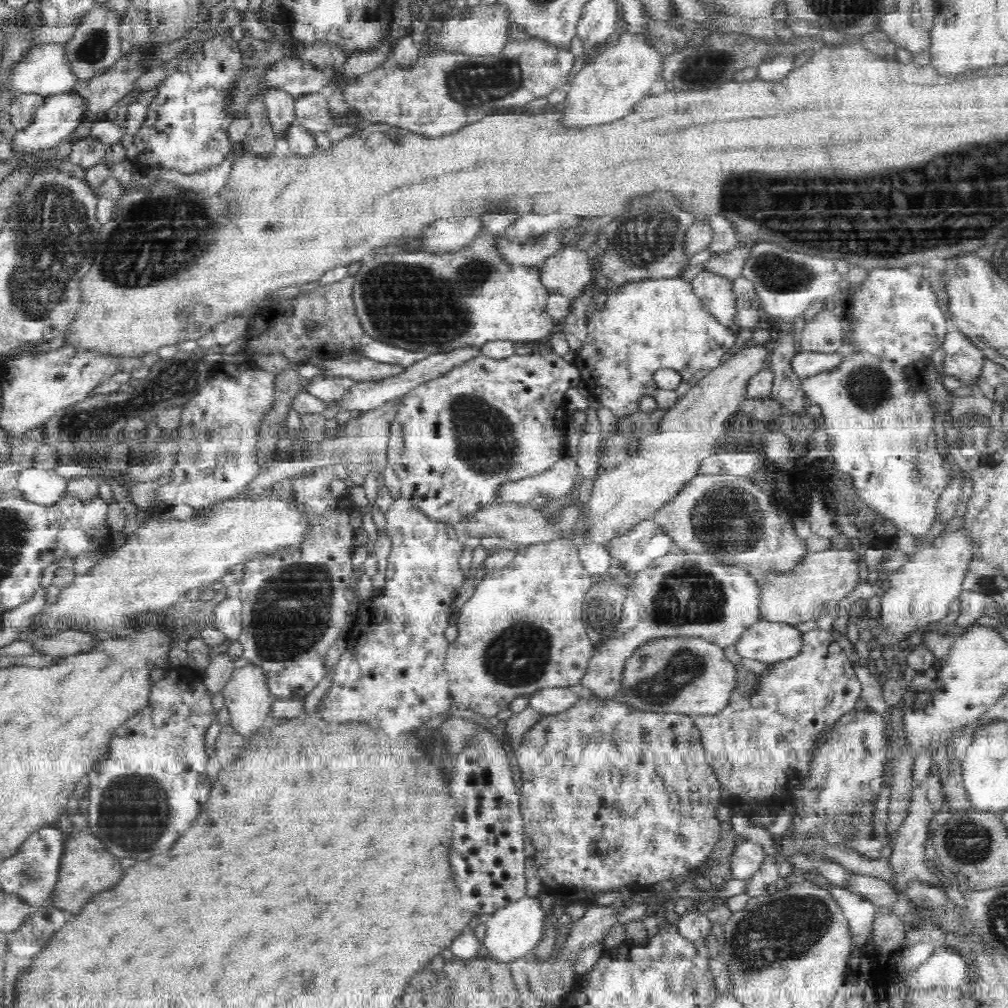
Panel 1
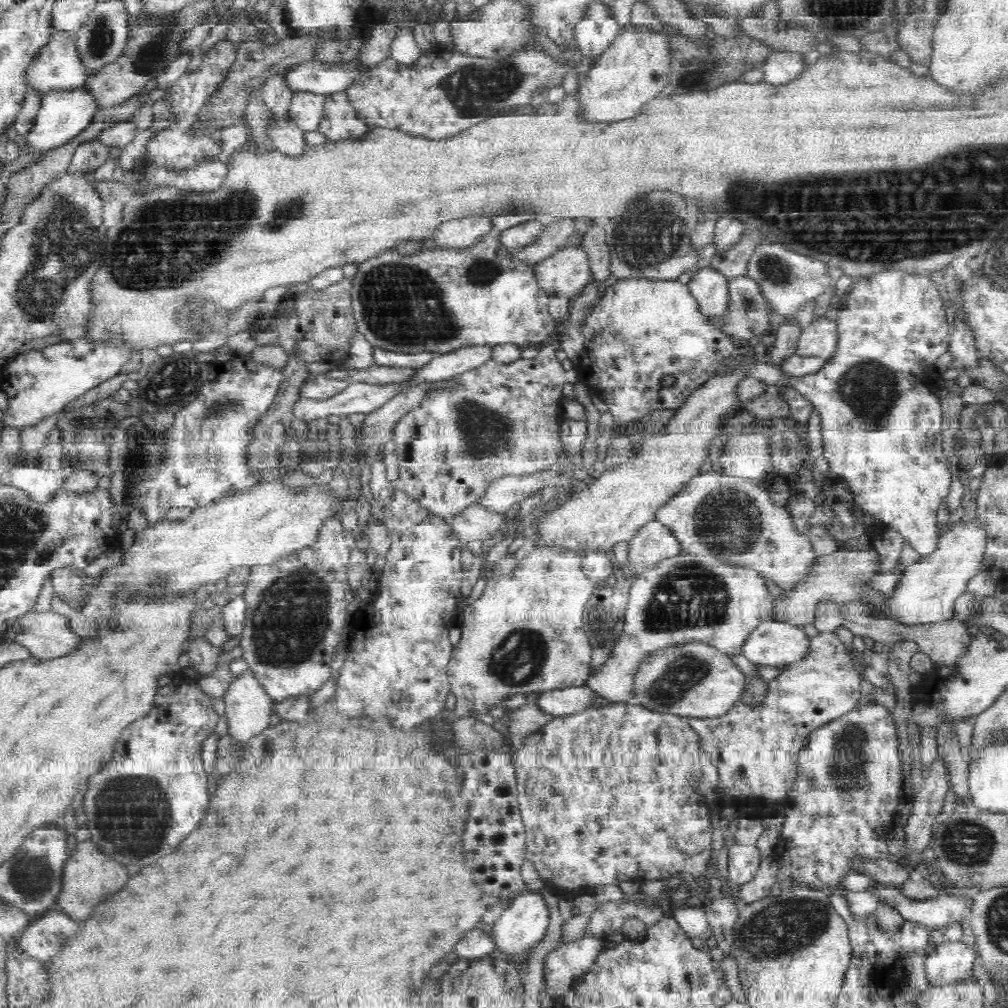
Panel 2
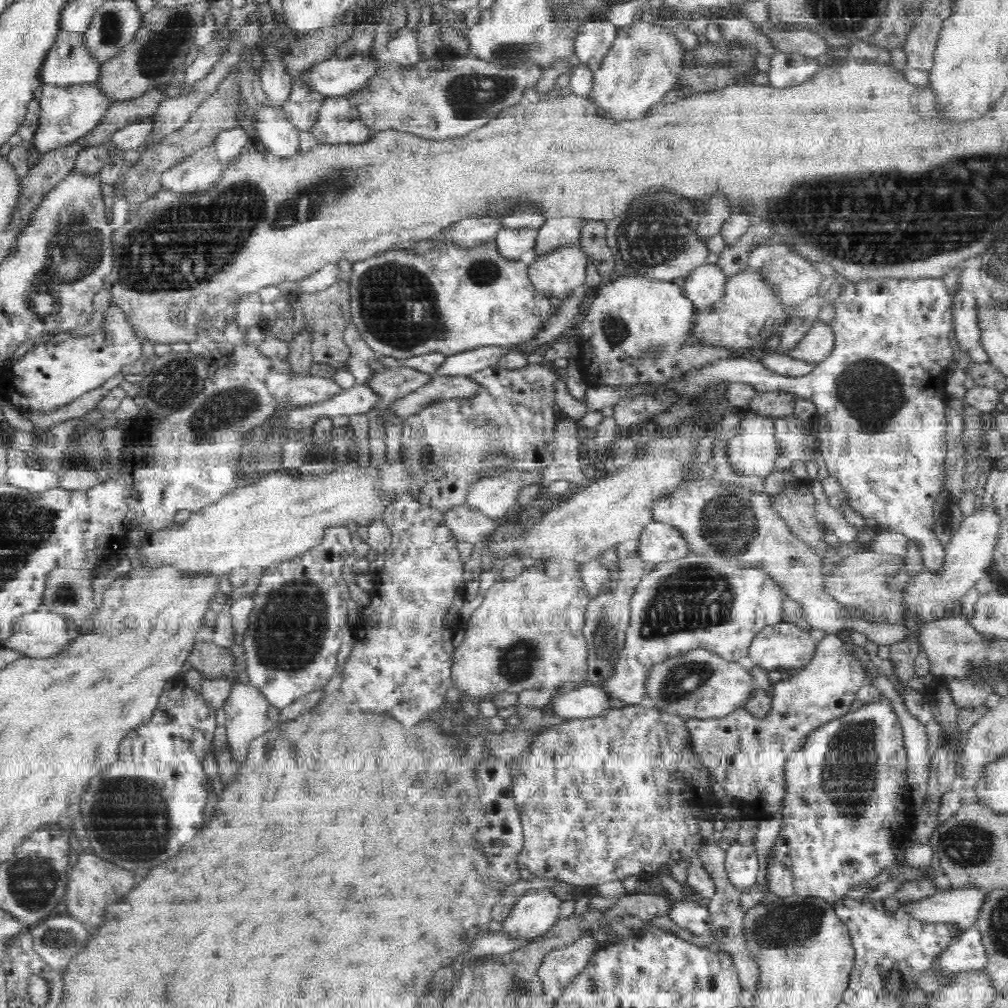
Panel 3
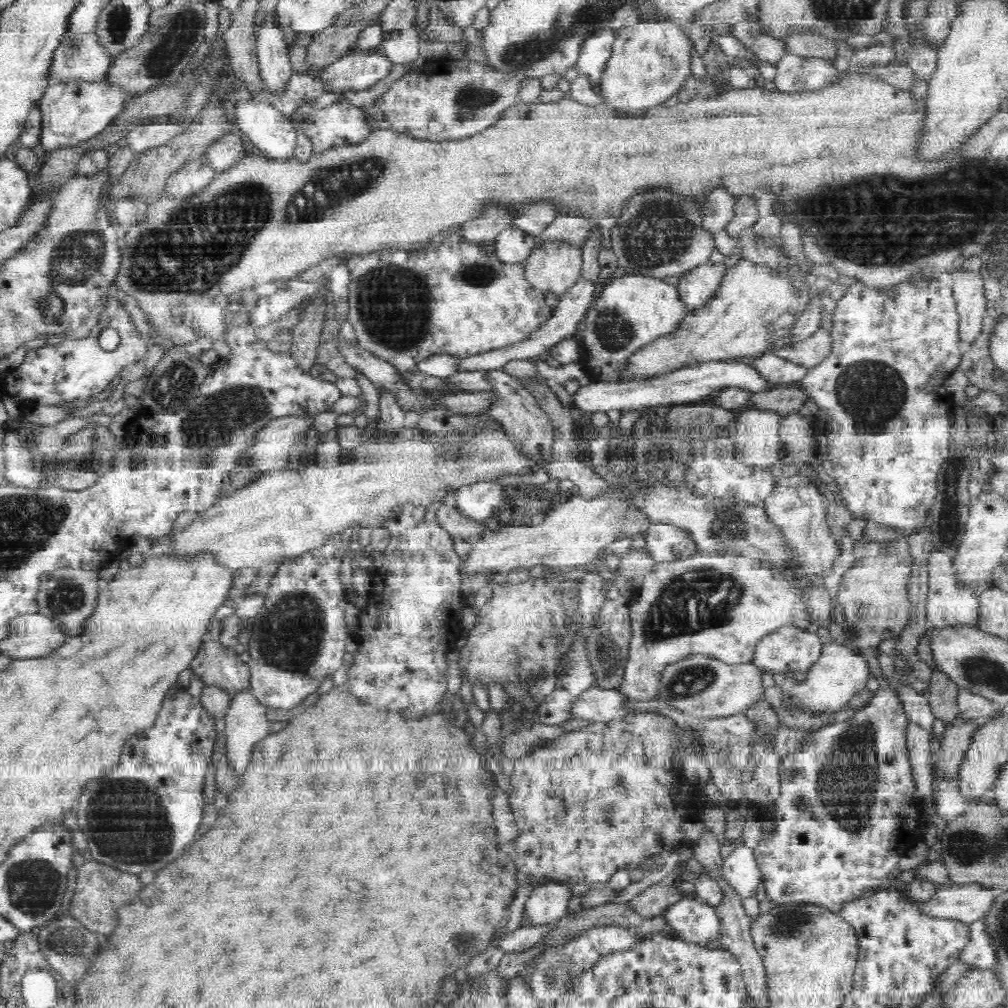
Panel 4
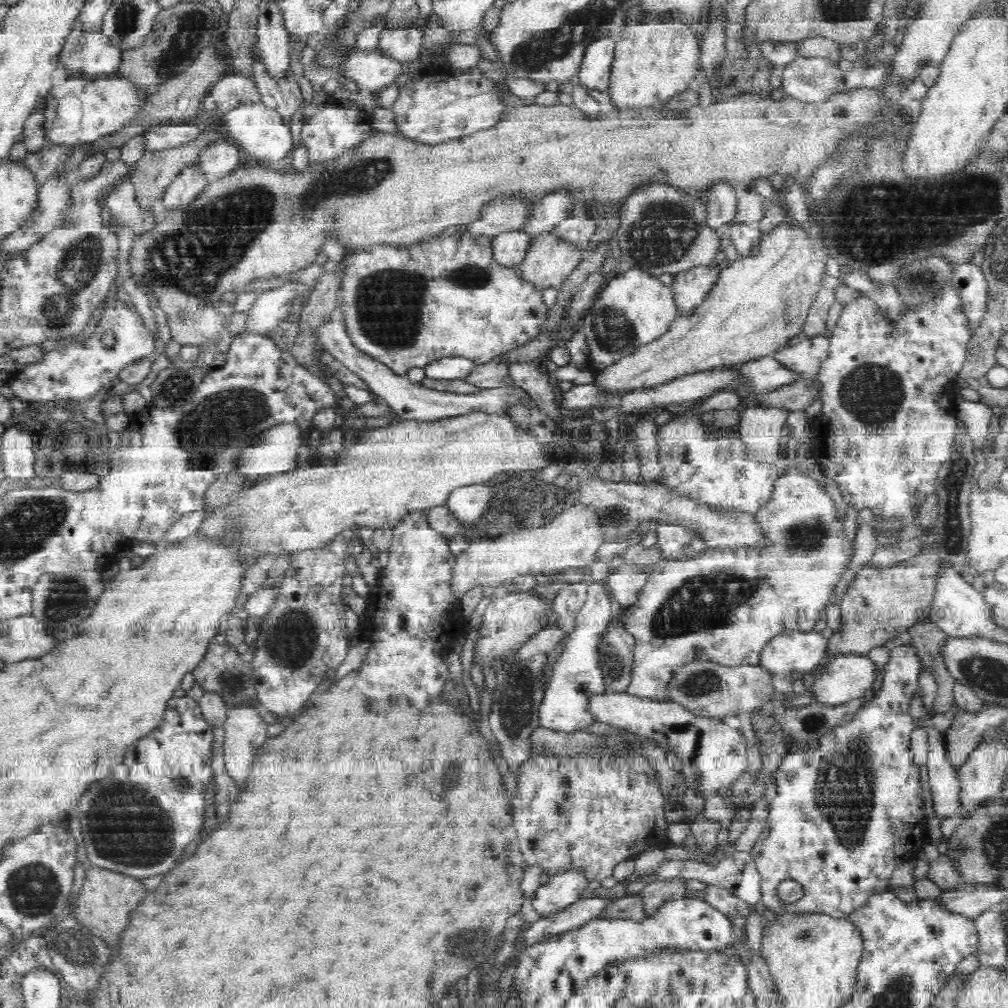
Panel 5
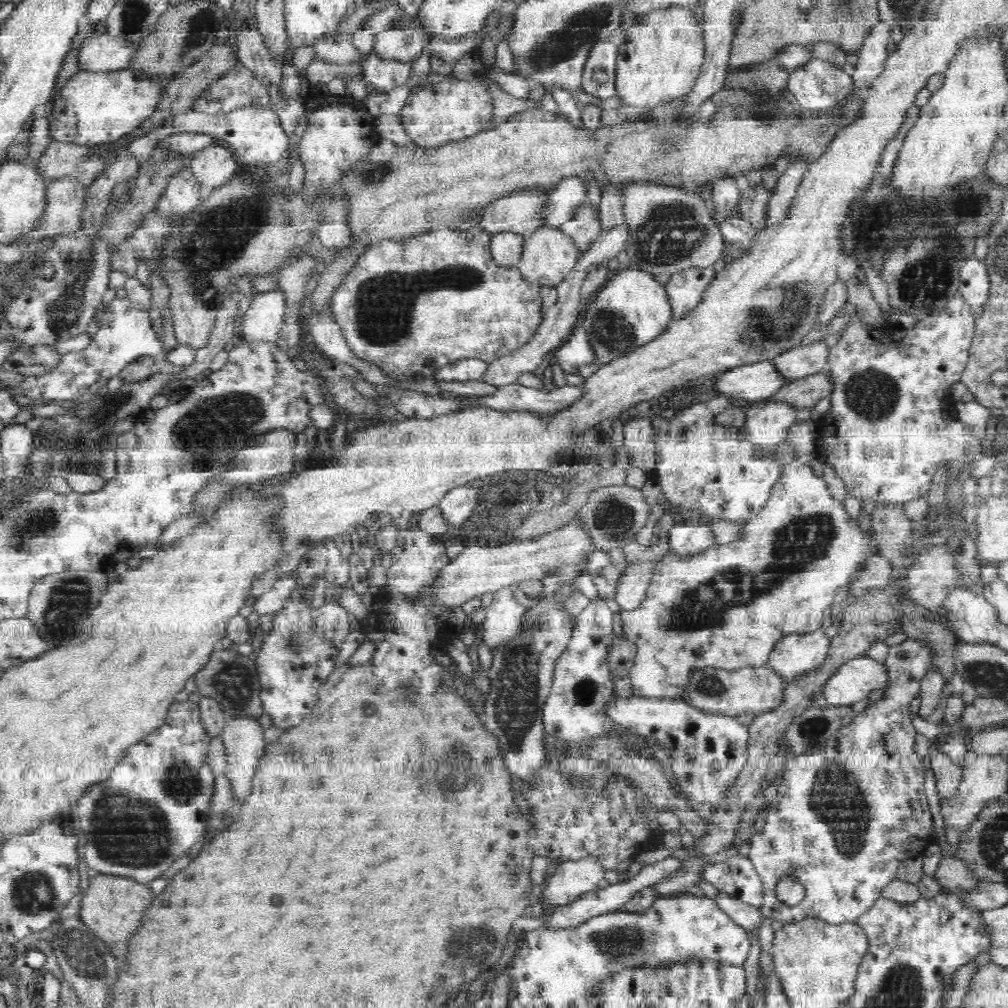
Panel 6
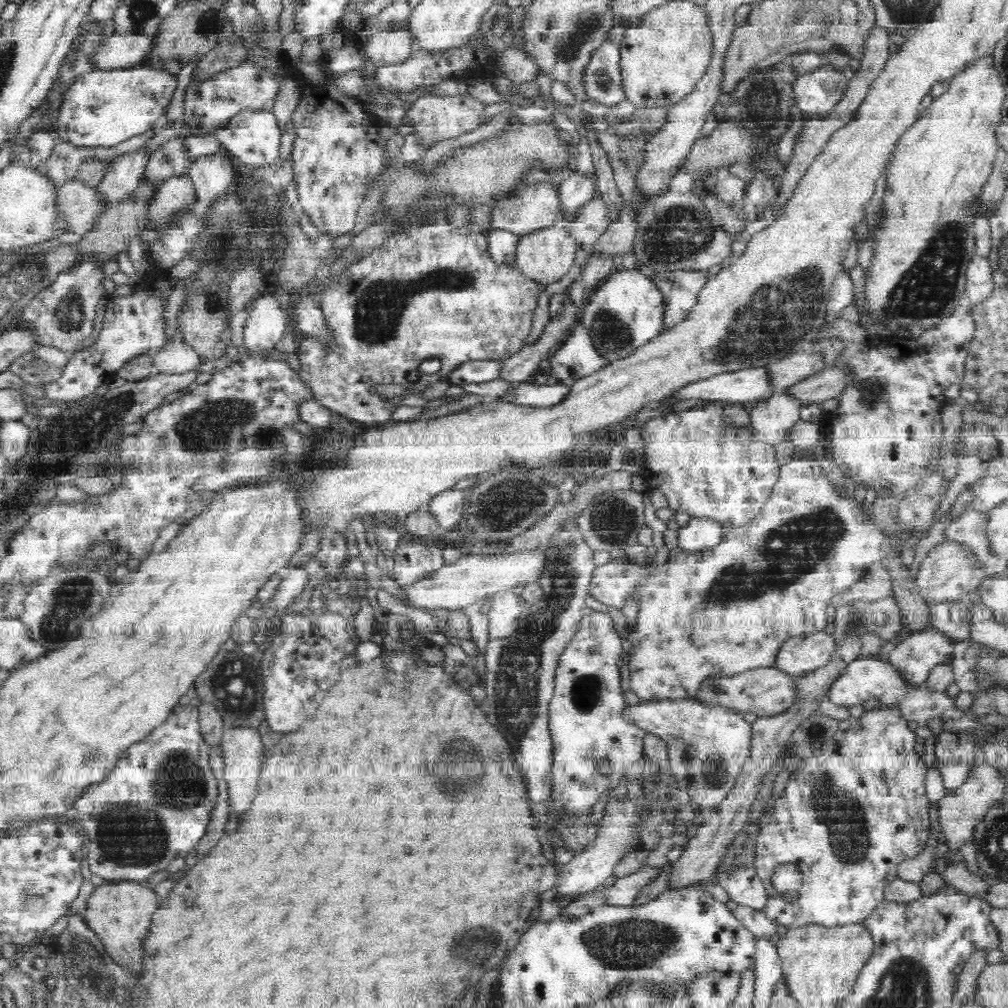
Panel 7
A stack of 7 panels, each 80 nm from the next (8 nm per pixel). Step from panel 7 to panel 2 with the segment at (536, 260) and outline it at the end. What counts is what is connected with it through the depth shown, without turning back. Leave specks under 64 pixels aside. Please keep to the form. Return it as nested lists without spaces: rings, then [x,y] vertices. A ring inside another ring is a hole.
[[[568,244],[534,266],[539,285],[550,295],[574,299],[593,281],[588,255],[581,246]]]

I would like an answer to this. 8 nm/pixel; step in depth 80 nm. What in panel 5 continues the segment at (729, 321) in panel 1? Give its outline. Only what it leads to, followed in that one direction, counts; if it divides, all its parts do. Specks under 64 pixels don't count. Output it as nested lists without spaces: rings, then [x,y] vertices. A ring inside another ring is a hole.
[[[718,263],[701,265],[675,276],[671,284],[680,316],[693,311],[711,292],[722,269]]]

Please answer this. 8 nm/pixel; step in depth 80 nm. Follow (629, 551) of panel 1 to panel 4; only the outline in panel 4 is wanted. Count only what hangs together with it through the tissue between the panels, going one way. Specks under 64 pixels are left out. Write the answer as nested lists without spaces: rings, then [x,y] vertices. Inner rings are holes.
[[[651,522],[644,532],[644,552],[656,563],[688,558],[696,553],[696,545],[686,530],[676,525]]]

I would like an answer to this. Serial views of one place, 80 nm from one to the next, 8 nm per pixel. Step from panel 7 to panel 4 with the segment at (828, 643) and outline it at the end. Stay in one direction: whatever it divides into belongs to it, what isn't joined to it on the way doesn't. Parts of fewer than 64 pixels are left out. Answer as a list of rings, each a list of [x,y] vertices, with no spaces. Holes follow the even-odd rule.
[[[783,625],[758,640],[750,662],[772,674],[804,673],[816,662],[821,651],[822,642],[815,634],[793,625]]]

